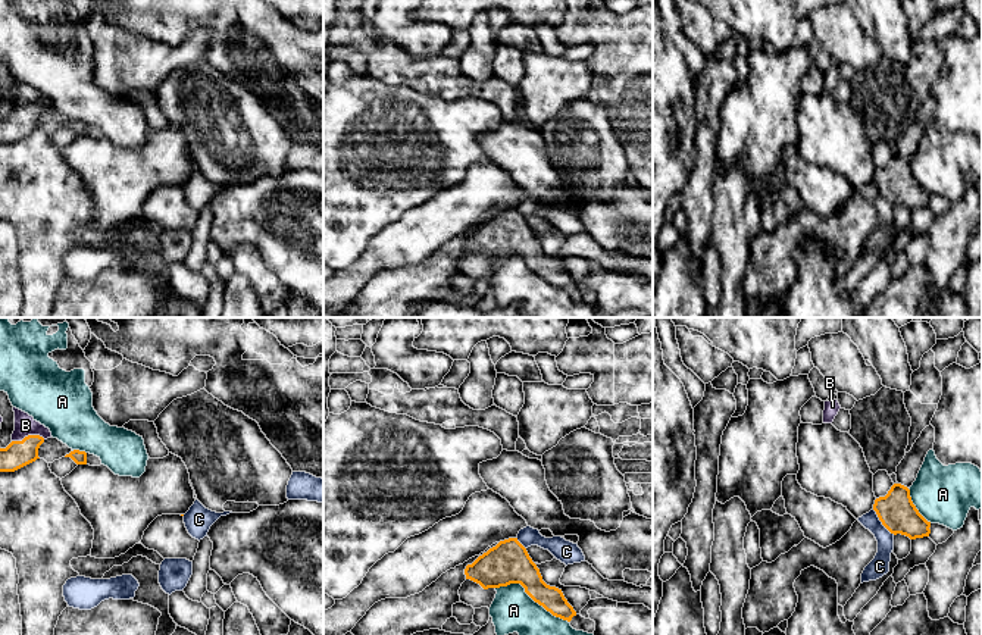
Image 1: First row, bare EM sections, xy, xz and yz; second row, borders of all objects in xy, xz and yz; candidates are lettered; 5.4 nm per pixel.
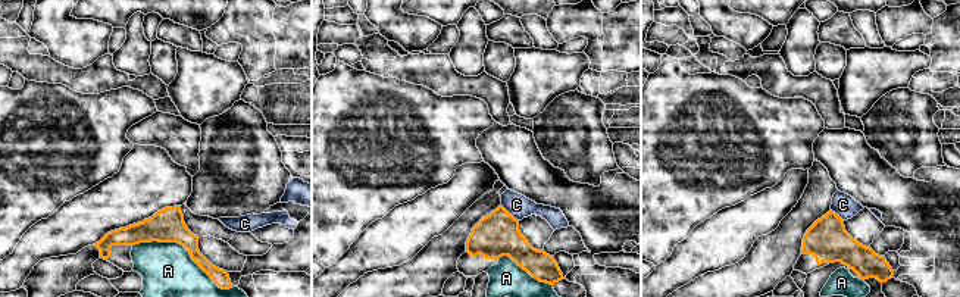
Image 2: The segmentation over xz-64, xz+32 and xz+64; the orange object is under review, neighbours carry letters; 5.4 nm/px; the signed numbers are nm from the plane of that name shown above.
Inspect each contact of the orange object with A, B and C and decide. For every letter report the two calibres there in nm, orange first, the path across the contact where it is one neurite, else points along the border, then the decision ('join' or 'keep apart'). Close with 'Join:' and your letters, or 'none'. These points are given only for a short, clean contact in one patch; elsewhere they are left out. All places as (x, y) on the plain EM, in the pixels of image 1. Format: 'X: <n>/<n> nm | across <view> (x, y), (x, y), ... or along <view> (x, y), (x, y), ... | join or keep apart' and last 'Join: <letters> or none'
A: 220/240 nm | keep apart
B: 150/120 nm | along xy (44, 109), (25, 106), (21, 110), (12, 112) | keep apart
C: 200/110 nm | along yz (873, 180), (878, 190), (894, 205) | keep apart
Join: none

